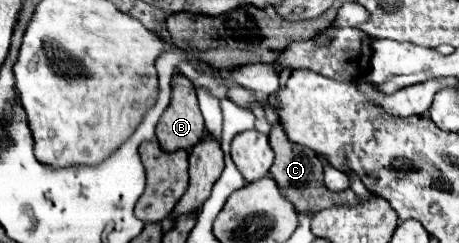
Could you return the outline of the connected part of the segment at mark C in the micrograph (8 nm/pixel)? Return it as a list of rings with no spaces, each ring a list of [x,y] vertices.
[[[275,124],[269,132],[269,144],[275,152],[275,162],[269,170],[271,178],[277,182],[277,186],[281,188],[281,194],[287,196],[287,200],[293,202],[293,206],[297,208],[297,214],[317,214],[319,210],[331,208],[331,206],[357,206],[359,198],[355,196],[353,190],[345,190],[345,192],[331,192],[325,188],[323,184],[323,164],[317,158],[317,154],[309,148],[303,146],[295,146],[287,140],[283,128],[279,124]]]

